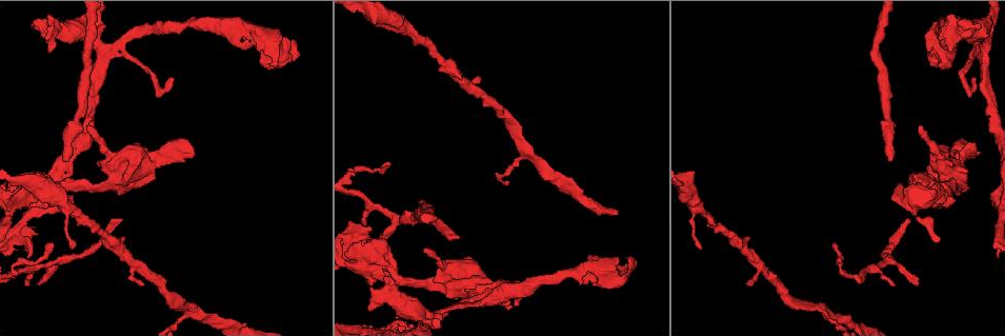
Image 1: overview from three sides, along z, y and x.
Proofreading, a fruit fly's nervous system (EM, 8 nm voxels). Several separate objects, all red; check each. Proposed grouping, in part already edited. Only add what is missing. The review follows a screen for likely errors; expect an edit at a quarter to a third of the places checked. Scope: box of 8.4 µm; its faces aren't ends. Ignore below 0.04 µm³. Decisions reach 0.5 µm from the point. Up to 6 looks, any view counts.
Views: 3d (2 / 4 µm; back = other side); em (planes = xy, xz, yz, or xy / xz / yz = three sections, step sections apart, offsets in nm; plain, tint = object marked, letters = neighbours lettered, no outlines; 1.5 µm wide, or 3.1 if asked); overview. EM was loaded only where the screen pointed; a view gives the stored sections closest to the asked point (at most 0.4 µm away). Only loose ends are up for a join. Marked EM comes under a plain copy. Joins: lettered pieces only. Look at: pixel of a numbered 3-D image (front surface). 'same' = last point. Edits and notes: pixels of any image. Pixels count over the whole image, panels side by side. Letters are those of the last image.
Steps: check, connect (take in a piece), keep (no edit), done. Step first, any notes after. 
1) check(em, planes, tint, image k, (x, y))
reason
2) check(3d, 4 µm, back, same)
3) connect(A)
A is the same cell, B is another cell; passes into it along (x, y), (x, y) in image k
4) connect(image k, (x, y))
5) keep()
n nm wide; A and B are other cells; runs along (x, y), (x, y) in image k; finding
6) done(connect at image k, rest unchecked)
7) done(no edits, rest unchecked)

check(3d, 4 µm, image 1, (242, 49))
free end

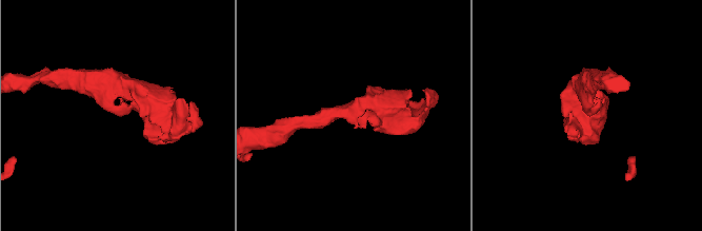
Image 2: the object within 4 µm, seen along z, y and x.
check(em, yz, step 8, letters, image 2, (588, 115))
now the EM

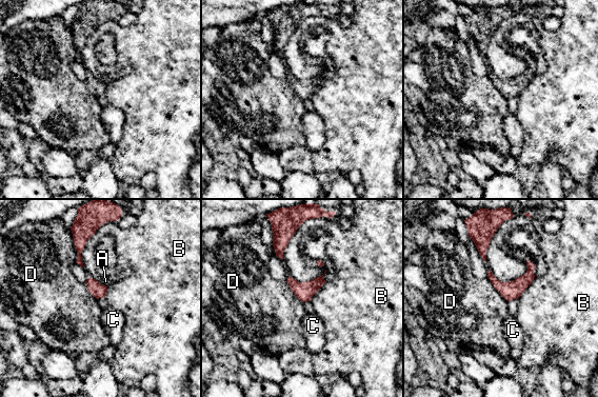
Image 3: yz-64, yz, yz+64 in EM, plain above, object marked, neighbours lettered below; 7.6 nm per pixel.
check(em, planes, letters, same)

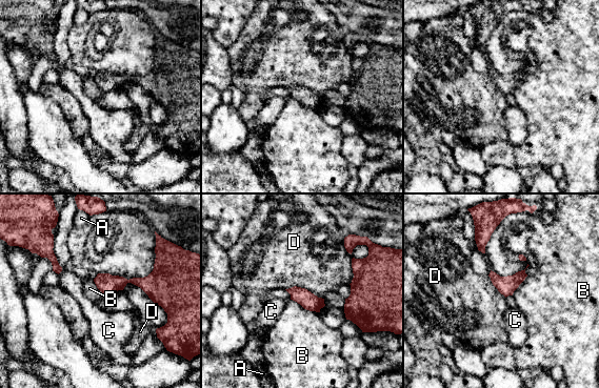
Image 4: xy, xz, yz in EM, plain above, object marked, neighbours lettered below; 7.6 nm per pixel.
keep()
A, B, C and D are other cells; runs along (97, 280), (142, 282), (162, 302) in image 4; no lettered piece goes on from it

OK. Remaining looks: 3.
check(em, planes, letters, image 1, (371, 310))
thick end

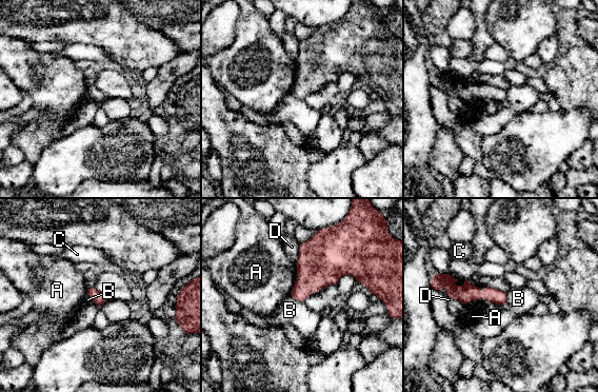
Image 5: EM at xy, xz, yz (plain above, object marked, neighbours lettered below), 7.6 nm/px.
keep()
A, B, C and D are other cells; runs along (443, 283), (456, 292), (503, 298) in image 5; no lettered piece goes on from it

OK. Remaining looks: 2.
check(em, xz, step 8, tint, image 1, (66, 159))
free end

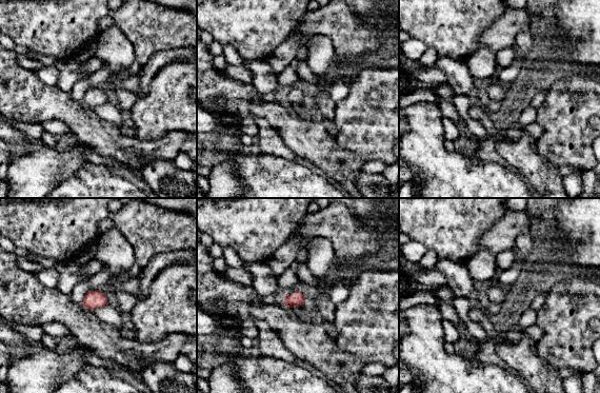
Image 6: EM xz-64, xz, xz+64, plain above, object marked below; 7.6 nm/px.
check(em, planes, letters, same)

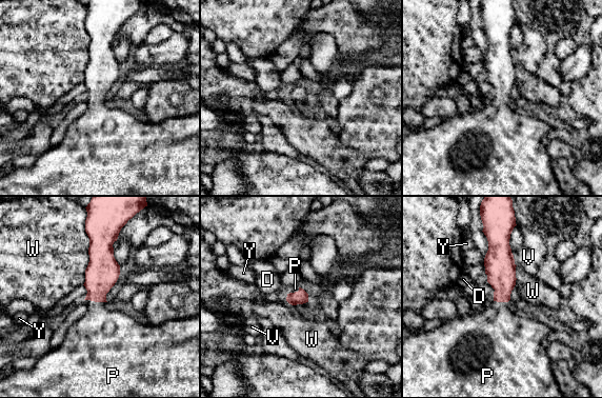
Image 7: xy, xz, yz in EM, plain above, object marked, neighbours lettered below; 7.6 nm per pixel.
connect(P)
P is the same cell, D, V, W and Y are other cells; passes into it along (102, 272), (96, 301), (102, 333) in image 7; it goes on there

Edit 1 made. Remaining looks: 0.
done(connect at image 7, rest unchecked)

